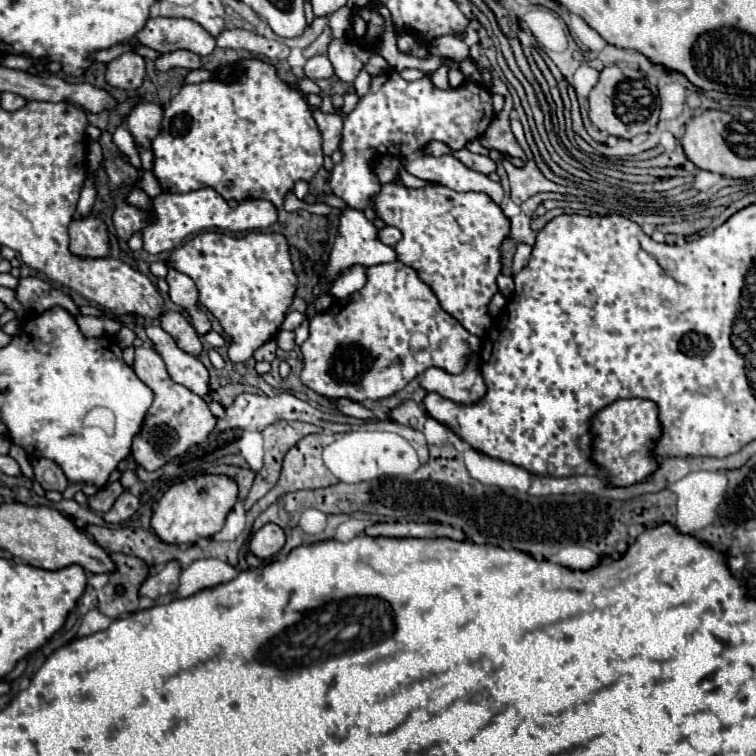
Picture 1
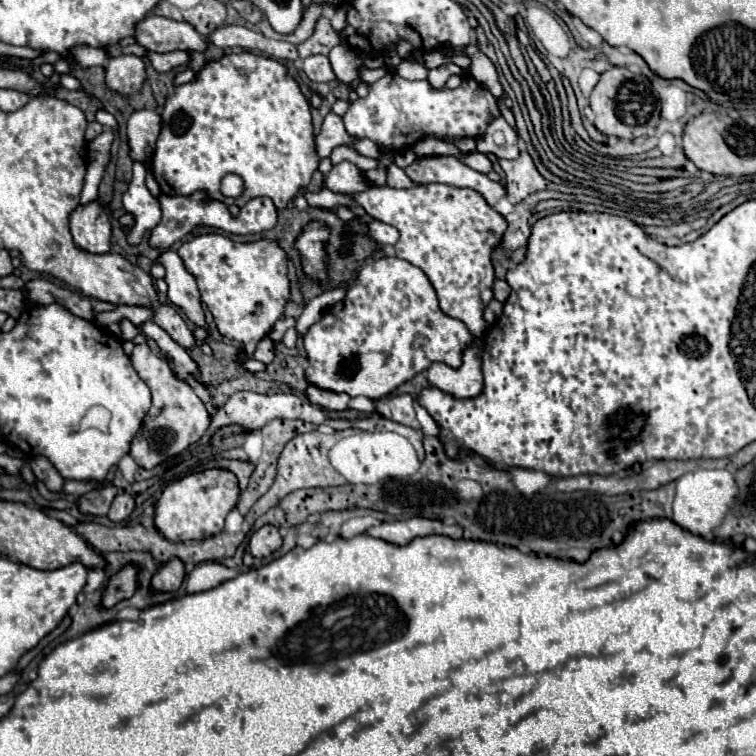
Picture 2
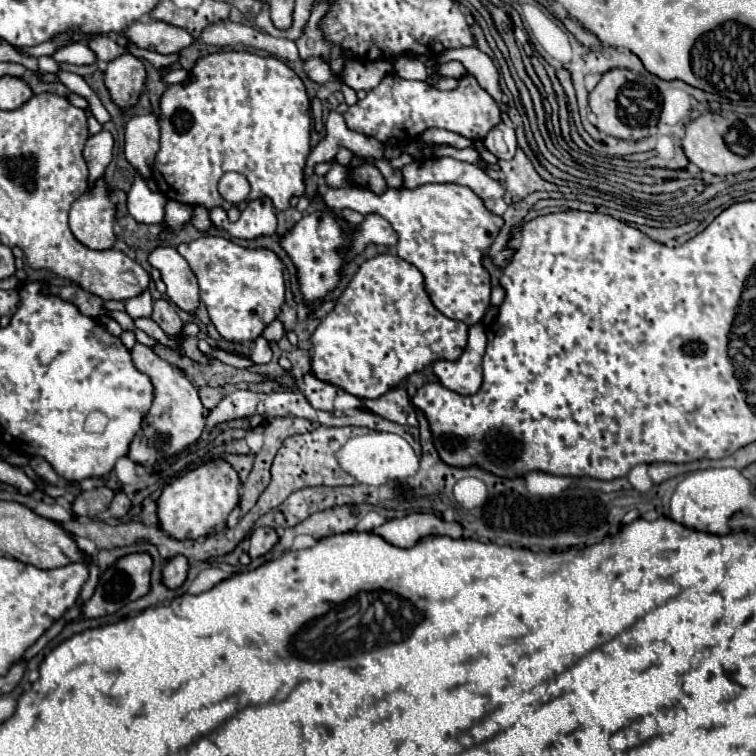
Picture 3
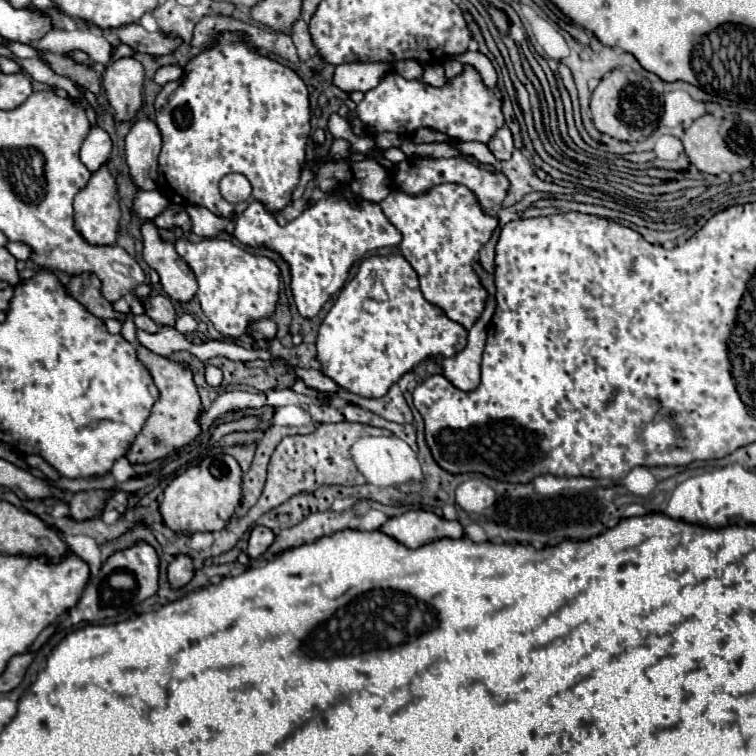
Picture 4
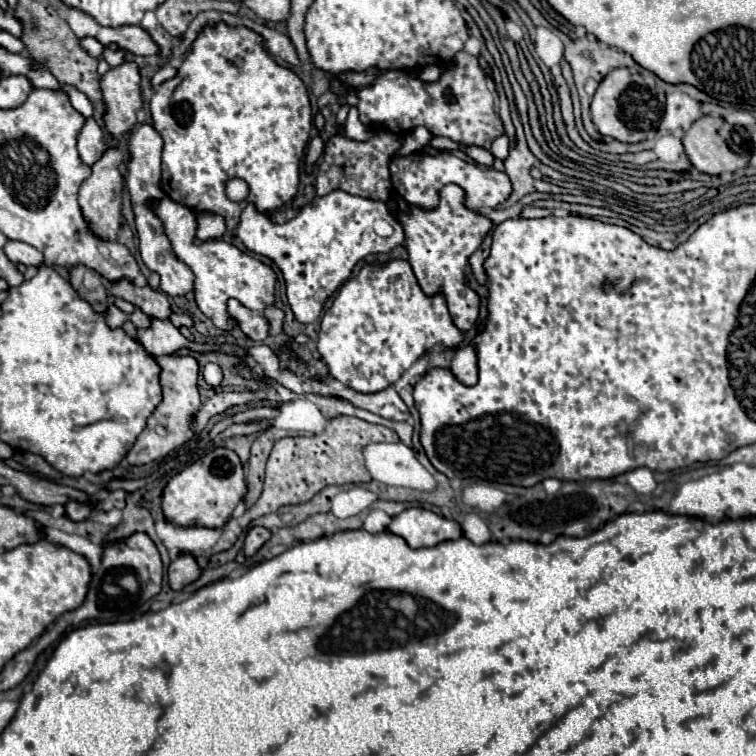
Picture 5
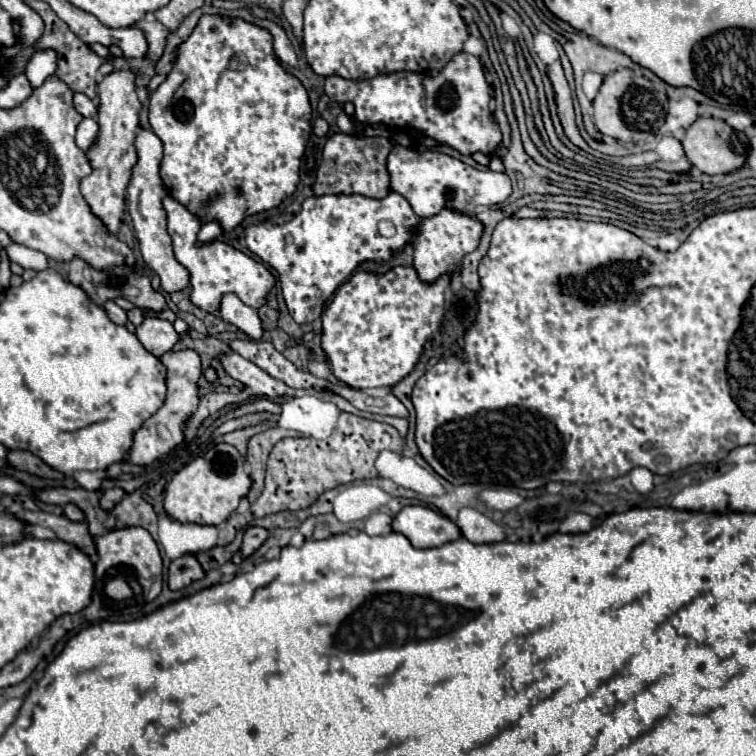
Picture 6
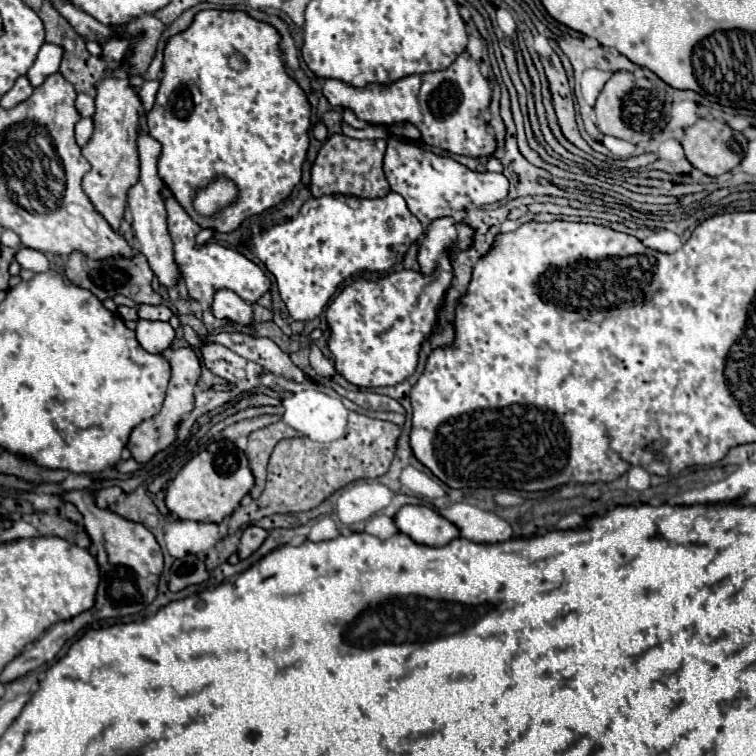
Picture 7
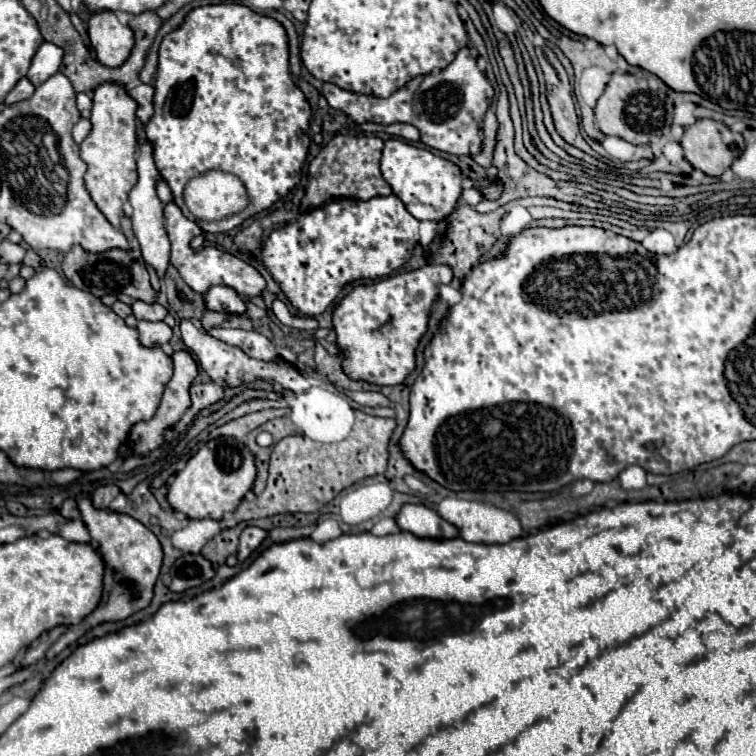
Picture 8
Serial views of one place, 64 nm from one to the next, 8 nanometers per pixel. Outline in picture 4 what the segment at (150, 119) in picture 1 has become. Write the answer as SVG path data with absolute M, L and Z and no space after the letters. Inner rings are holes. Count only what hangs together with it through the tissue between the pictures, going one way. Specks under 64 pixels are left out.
M142 118L132 122L126 134L126 162L130 166L130 174L136 186L142 190L156 188L156 168L160 148L162 138L154 120Z

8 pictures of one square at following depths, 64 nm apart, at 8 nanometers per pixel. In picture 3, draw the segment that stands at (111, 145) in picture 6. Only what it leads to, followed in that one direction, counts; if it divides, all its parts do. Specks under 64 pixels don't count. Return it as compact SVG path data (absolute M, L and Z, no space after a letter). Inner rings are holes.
M122 54L114 58L112 62L108 62L108 68L104 70L106 88L110 90L112 100L120 108L130 108L138 102L144 80L146 80L144 64L132 54ZM98 180L90 192L84 192L70 210L70 230L80 244L92 250L114 246L114 204L110 202L104 180Z

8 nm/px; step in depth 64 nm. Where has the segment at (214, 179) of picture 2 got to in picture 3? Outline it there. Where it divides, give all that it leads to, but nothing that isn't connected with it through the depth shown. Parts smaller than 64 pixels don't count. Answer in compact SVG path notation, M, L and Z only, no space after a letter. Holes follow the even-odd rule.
M234 50L200 58L190 74L188 82L168 86L162 94L162 136L152 172L158 192L184 204L198 204L208 210L222 206L228 210L228 202L218 194L218 180L234 170L250 182L250 198L268 196L278 210L286 210L292 196L304 194L304 166L310 156L310 100L302 80L276 58Z

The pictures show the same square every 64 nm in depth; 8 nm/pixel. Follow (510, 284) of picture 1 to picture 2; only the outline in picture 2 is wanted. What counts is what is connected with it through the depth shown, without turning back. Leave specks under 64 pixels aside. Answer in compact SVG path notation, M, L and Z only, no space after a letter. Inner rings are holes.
M496 279L493 286L494 298L496 300L500 300L500 302L504 302L506 298L509 297L511 292L510 286L504 279Z

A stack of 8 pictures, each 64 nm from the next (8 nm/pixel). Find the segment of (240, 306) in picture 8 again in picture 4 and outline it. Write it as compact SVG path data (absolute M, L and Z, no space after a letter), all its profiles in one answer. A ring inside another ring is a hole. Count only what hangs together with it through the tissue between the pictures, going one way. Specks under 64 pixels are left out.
M268 318L268 320L258 320L258 322L252 324L252 328L250 328L250 336L252 336L256 342L266 342L266 340L276 338L276 330L278 330L278 326L276 326L276 322L274 322L272 318Z

